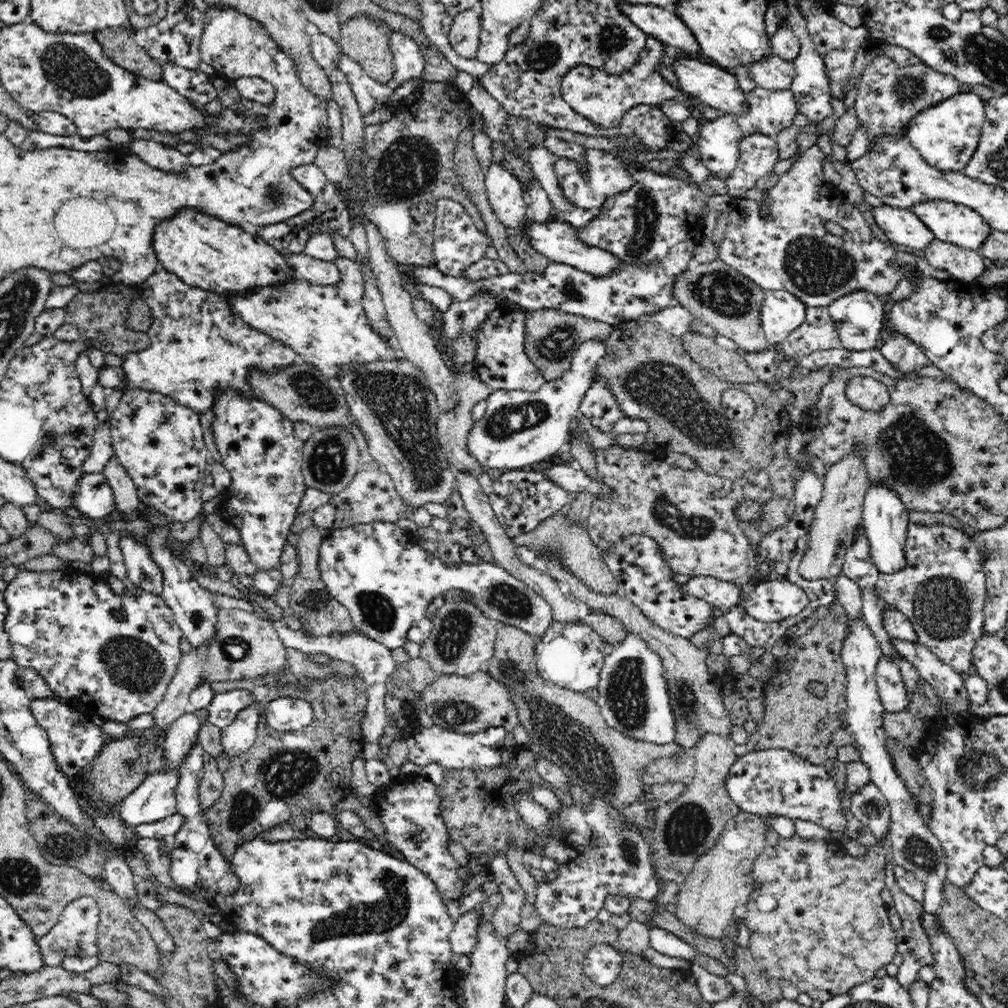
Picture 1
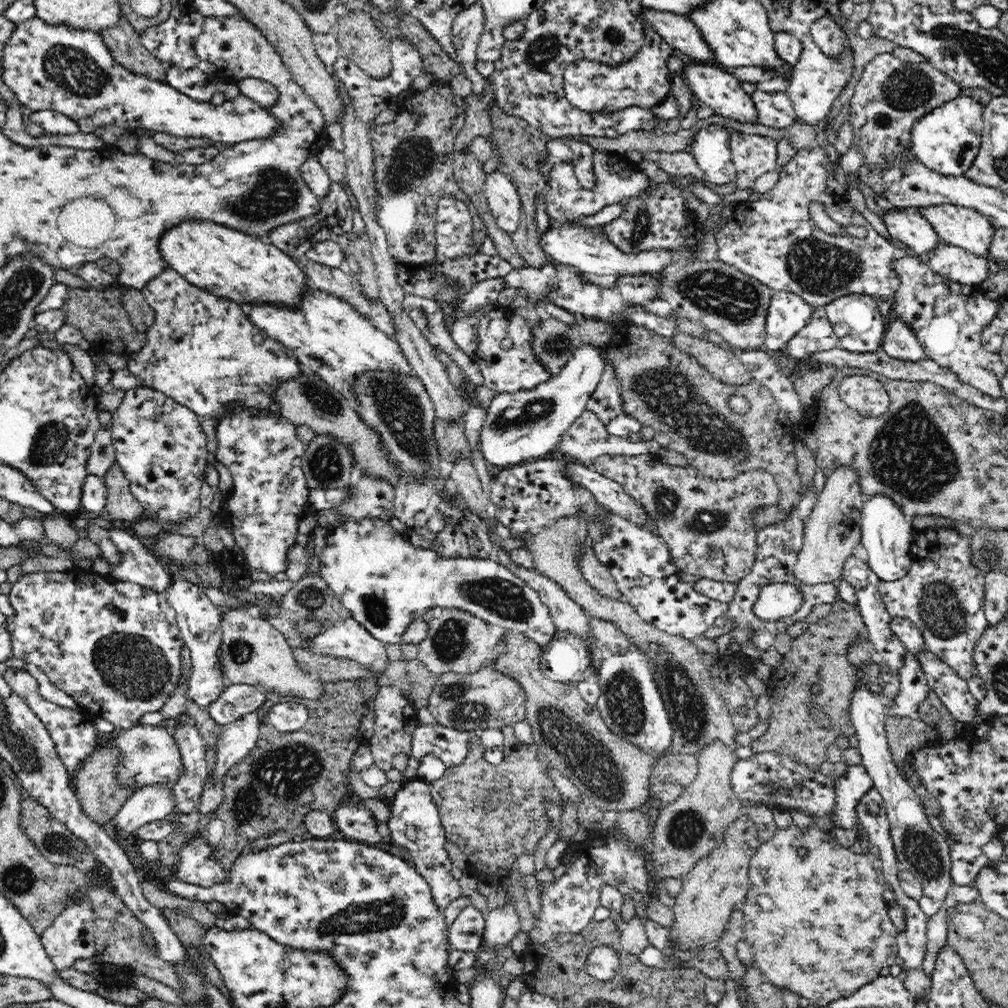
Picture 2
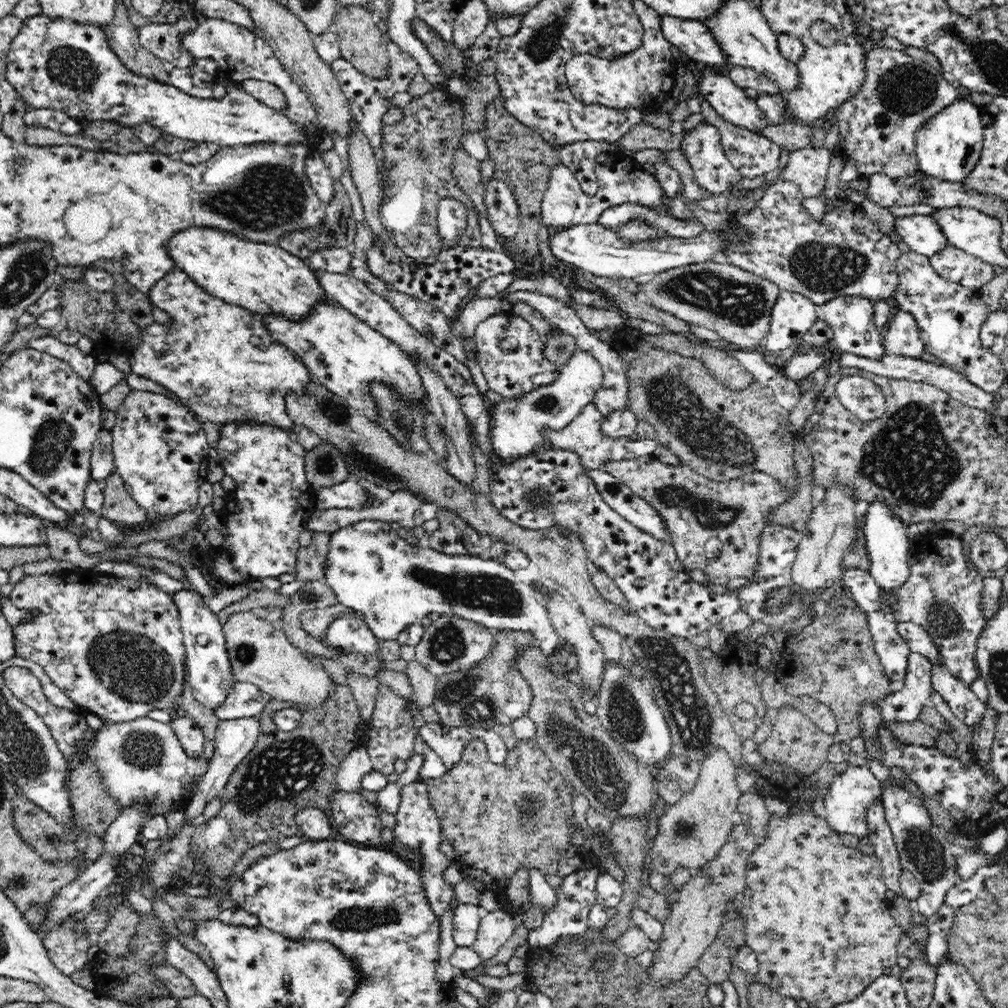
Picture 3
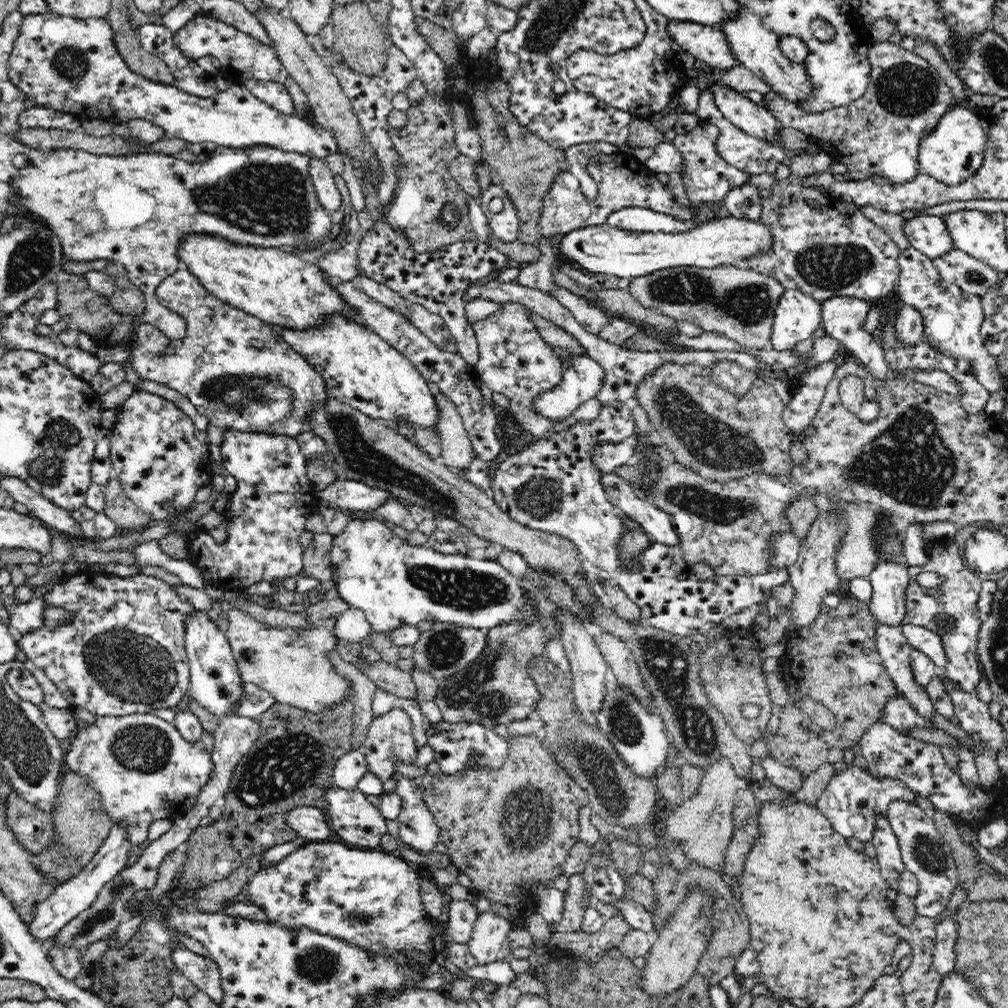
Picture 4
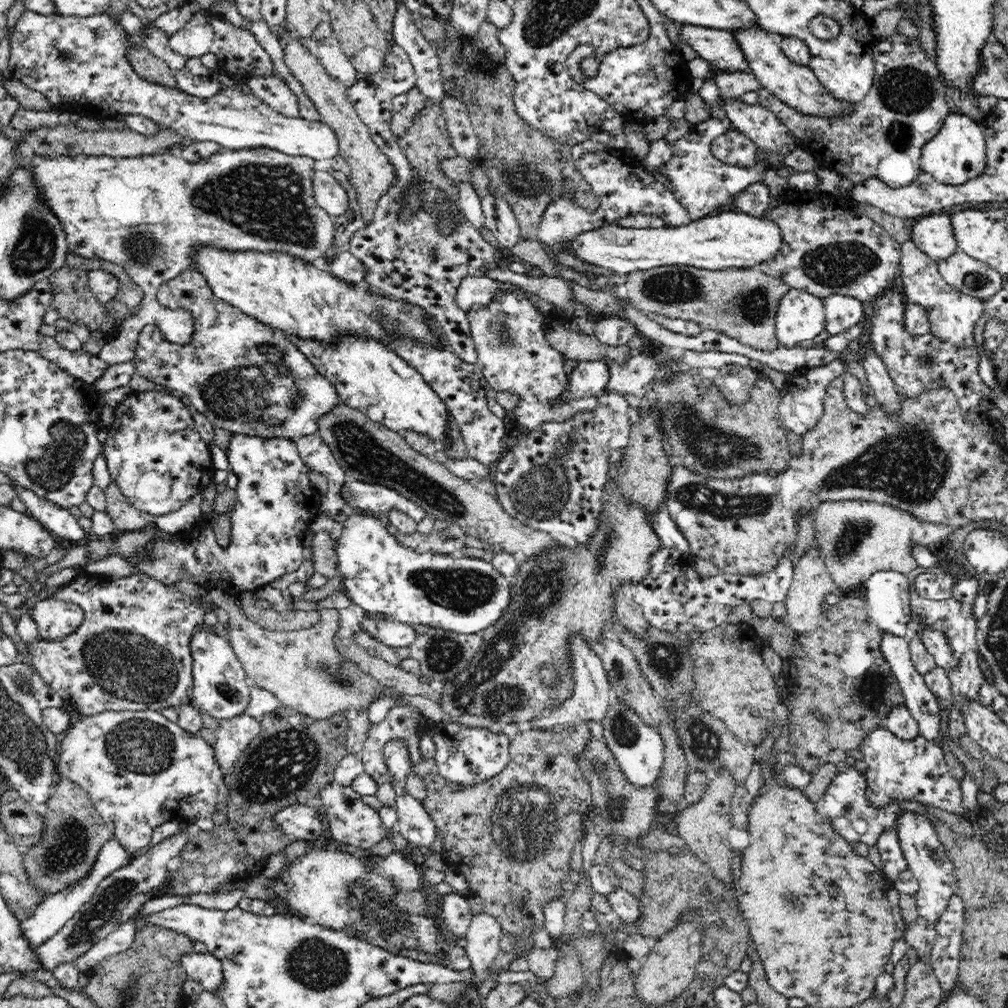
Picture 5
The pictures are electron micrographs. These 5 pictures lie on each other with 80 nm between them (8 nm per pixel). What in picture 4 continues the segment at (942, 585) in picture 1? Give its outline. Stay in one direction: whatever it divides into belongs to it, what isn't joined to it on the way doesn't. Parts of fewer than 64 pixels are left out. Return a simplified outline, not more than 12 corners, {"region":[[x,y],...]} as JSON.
{"region":[[950,539],[926,549],[921,572],[947,578],[924,595],[910,578],[905,624],[939,634],[954,690],[976,694],[982,580]]}

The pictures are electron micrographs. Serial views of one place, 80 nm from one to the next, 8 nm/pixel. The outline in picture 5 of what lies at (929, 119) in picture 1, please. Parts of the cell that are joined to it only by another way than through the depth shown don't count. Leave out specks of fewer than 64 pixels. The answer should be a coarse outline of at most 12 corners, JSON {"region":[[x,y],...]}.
{"region":[[953,110],[921,170],[962,186],[985,171],[983,127]]}

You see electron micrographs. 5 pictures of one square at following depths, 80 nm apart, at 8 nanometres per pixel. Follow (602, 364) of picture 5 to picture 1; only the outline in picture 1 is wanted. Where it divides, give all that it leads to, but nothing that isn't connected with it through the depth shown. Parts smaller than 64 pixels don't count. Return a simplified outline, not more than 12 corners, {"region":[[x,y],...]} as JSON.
{"region":[[584,342],[538,390],[493,391],[469,432],[480,466],[556,460],[606,352]]}

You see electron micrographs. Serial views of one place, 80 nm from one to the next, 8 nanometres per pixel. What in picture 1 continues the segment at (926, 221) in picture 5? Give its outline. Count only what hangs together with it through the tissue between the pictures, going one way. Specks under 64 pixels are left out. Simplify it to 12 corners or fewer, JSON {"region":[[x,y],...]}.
{"region":[[886,204],[872,210],[897,247],[925,251],[936,240],[910,209]]}

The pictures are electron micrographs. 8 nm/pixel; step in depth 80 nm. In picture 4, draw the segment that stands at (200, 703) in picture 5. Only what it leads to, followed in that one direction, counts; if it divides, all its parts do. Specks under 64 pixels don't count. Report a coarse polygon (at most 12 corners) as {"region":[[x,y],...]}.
{"region":[[187,622],[190,697],[218,719],[246,688],[227,635]]}

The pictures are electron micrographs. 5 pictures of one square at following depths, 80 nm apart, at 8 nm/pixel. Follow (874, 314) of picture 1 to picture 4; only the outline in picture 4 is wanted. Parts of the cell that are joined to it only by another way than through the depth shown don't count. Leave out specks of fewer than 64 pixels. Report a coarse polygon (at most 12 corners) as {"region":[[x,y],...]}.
{"region":[[850,296],[821,301],[825,335],[885,389],[884,353],[861,328],[871,303]]}

